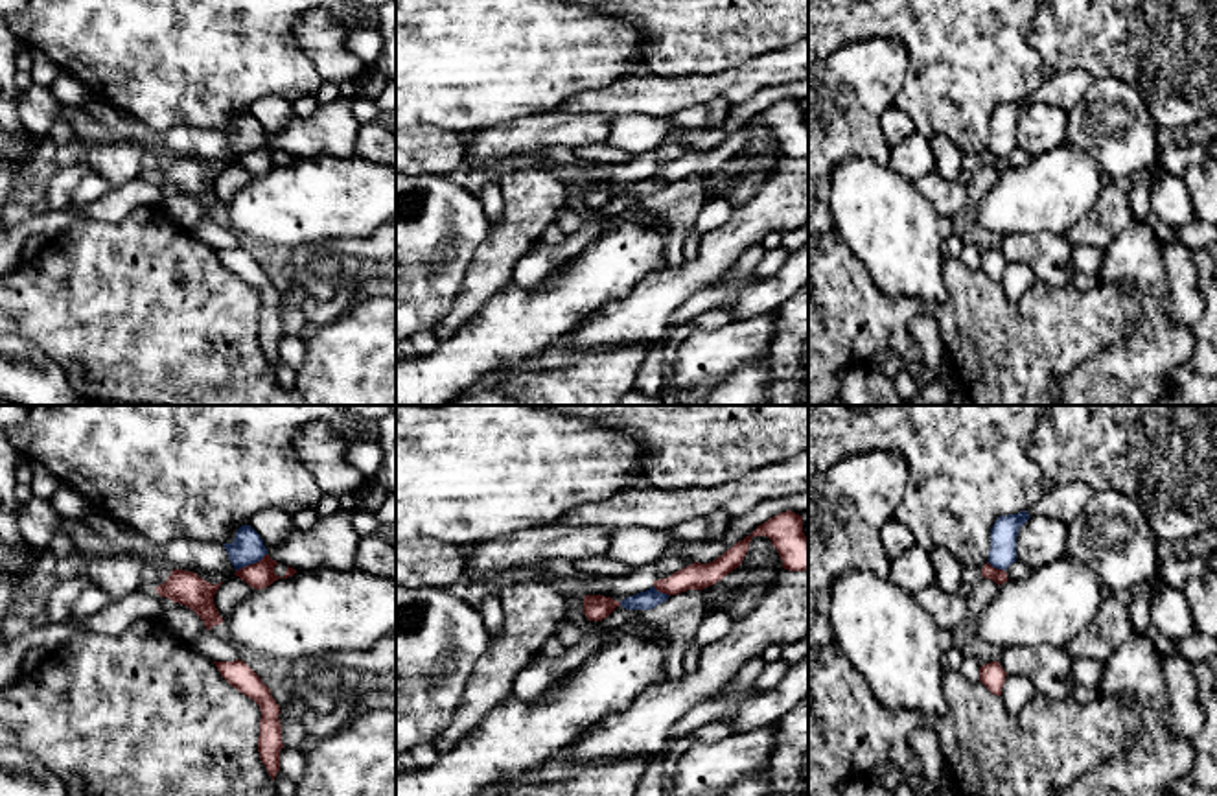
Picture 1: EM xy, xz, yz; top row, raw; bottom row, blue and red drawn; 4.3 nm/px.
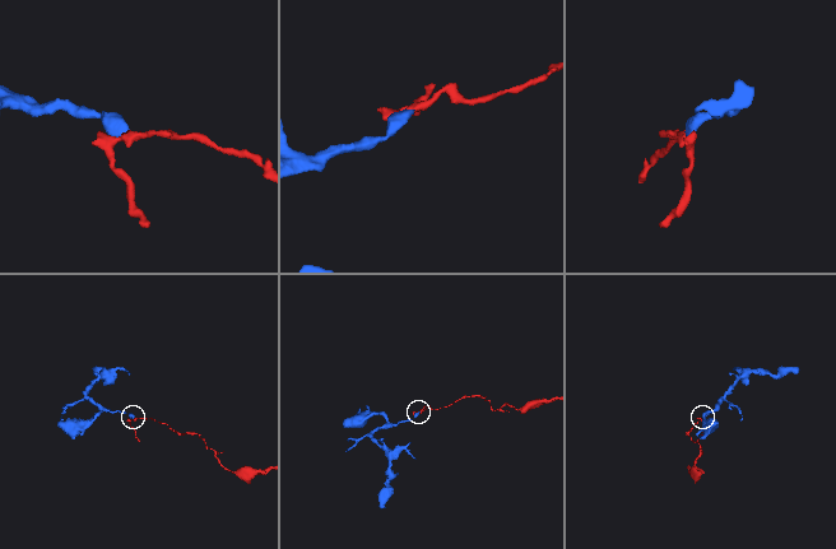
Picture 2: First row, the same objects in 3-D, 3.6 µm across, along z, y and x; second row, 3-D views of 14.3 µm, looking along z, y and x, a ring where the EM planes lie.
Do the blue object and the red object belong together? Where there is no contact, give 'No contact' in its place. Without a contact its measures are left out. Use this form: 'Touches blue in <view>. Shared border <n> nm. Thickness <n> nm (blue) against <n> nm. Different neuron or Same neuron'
Touches blue in xy. Shared border 160 nm. Thickness 140 nm (blue) against 120 nm. Different neuron

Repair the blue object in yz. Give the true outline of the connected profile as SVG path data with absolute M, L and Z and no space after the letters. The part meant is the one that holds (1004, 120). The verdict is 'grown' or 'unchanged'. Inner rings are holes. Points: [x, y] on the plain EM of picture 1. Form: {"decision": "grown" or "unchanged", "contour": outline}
{"decision": "unchanged", "contour": "M1022 98L1018 101L1000 103L991 116L989 151L996 157L1007 157L1016 149L1016 123L1020 114L1031 103Z"}

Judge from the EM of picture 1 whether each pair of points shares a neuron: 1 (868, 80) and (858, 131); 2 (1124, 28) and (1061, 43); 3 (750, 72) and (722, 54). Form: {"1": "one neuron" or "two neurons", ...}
{"1": "one neuron", "2": "one neuron", "3": "two neurons"}

